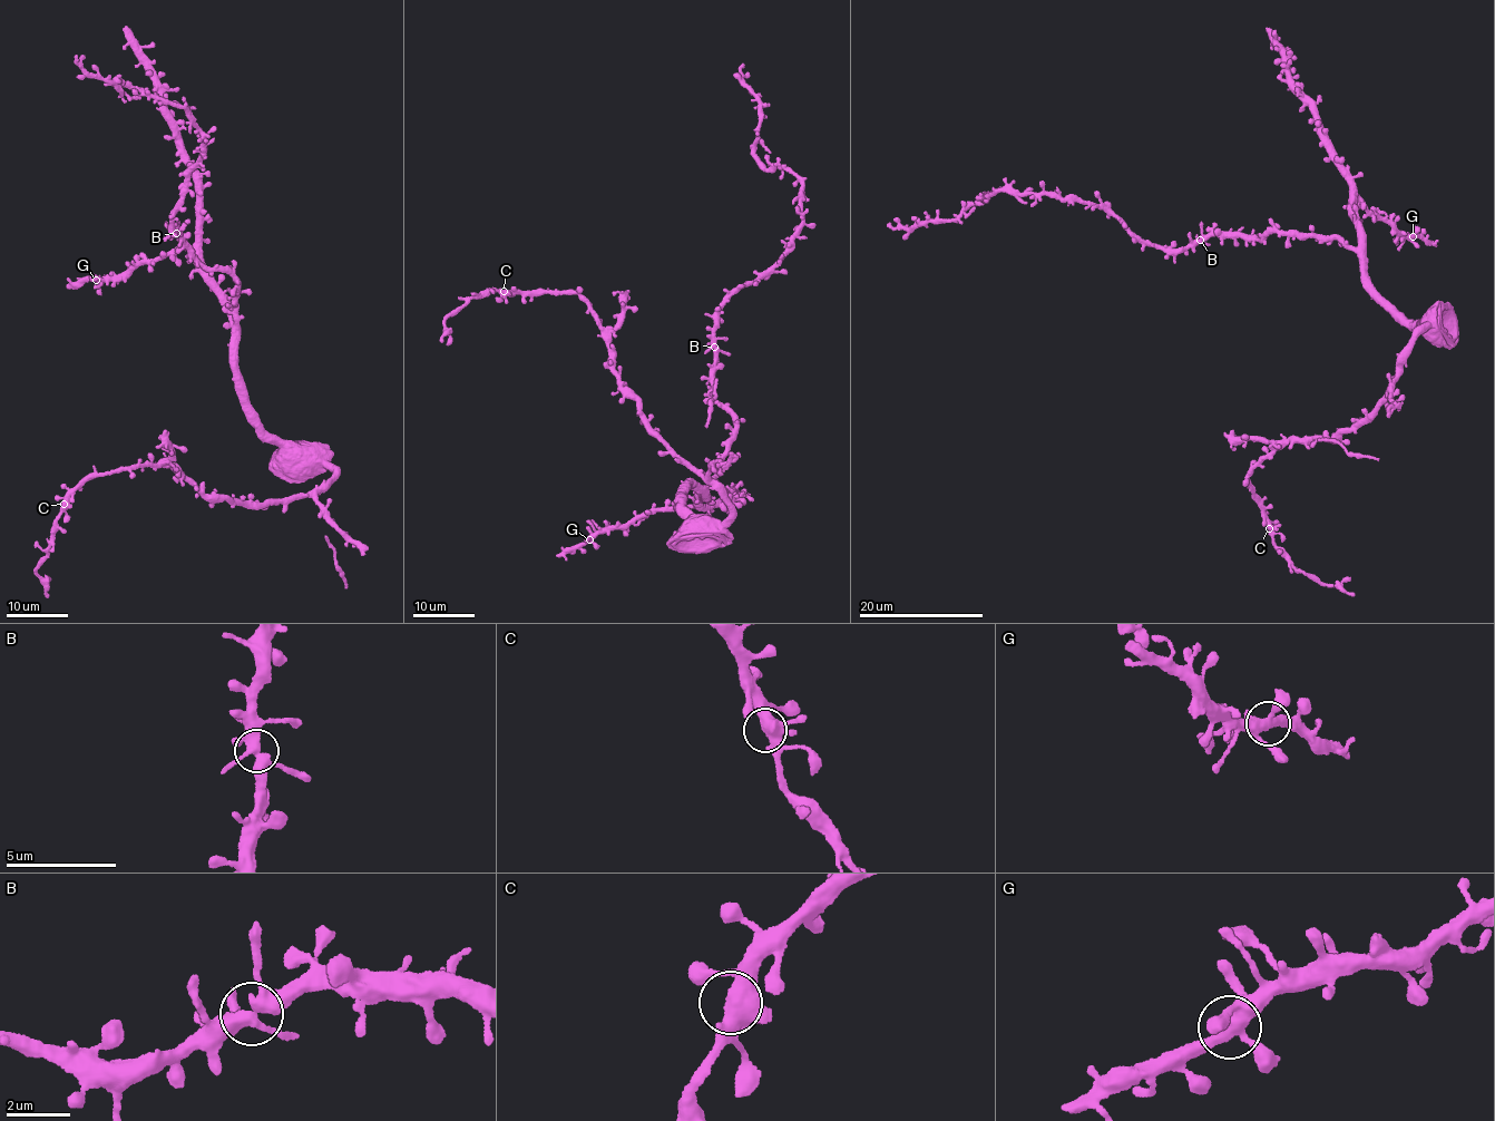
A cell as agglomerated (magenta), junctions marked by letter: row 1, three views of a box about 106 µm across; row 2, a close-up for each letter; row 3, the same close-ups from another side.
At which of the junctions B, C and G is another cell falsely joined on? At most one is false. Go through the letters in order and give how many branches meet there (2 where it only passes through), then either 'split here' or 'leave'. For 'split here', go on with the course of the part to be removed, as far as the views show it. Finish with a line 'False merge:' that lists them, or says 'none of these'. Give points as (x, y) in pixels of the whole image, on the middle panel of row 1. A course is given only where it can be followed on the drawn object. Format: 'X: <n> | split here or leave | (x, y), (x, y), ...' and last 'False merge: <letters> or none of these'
B: 5 | leave
C: 5 | leave
G: 5 | leave
False merge: none of these

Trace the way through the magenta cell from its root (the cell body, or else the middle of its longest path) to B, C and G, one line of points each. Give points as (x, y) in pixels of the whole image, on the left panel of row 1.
B: (237, 363), (236, 306), (232, 302), (237, 282), (227, 271), (206, 267), (177, 233)
C: (237, 363), (251, 417), (315, 457), (332, 480), (261, 504), (232, 501), (163, 460), (86, 476), (64, 504)
G: (237, 363), (233, 312), (203, 261), (188, 249), (172, 249), (154, 260), (132, 265), (128, 273), (96, 280)

